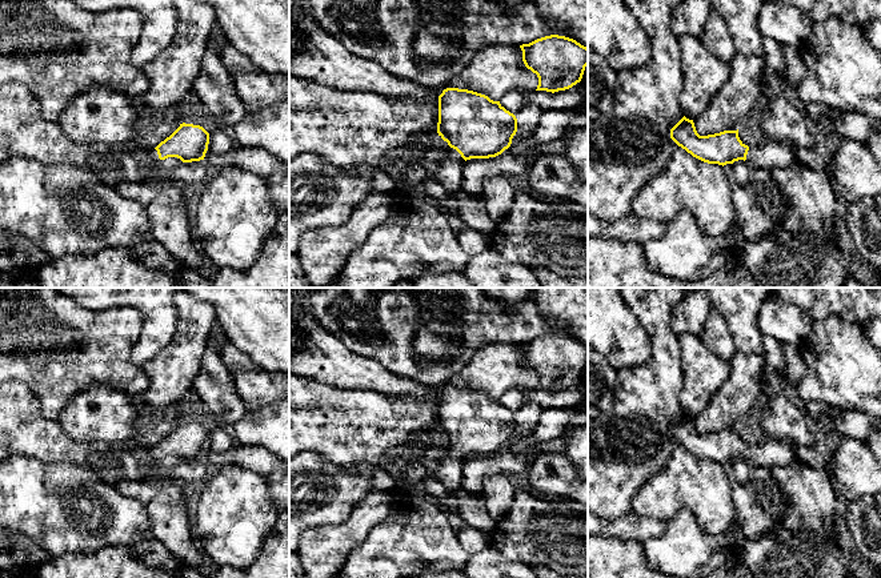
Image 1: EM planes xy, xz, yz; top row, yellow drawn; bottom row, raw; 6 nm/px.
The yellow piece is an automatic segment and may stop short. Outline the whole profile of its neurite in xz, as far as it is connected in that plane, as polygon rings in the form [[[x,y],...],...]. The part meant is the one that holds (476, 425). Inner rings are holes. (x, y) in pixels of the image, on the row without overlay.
[[[444,388],[439,394],[437,432],[449,446],[441,459],[429,465],[431,475],[449,493],[457,491],[464,461],[501,453],[516,430],[516,414],[500,400],[468,388]]]

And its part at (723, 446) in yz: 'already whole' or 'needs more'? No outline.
needs more

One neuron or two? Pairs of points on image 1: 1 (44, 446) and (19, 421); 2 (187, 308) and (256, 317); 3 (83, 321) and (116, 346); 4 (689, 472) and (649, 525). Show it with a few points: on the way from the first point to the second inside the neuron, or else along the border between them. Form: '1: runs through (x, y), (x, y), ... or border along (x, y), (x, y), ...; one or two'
1: runs through (37, 440), (25, 428); one
2: border along (204, 301), (215, 309), (217, 322); two
3: runs through (91, 329), (101, 340), (108, 340); one
4: border along (632, 512), (665, 522); two

